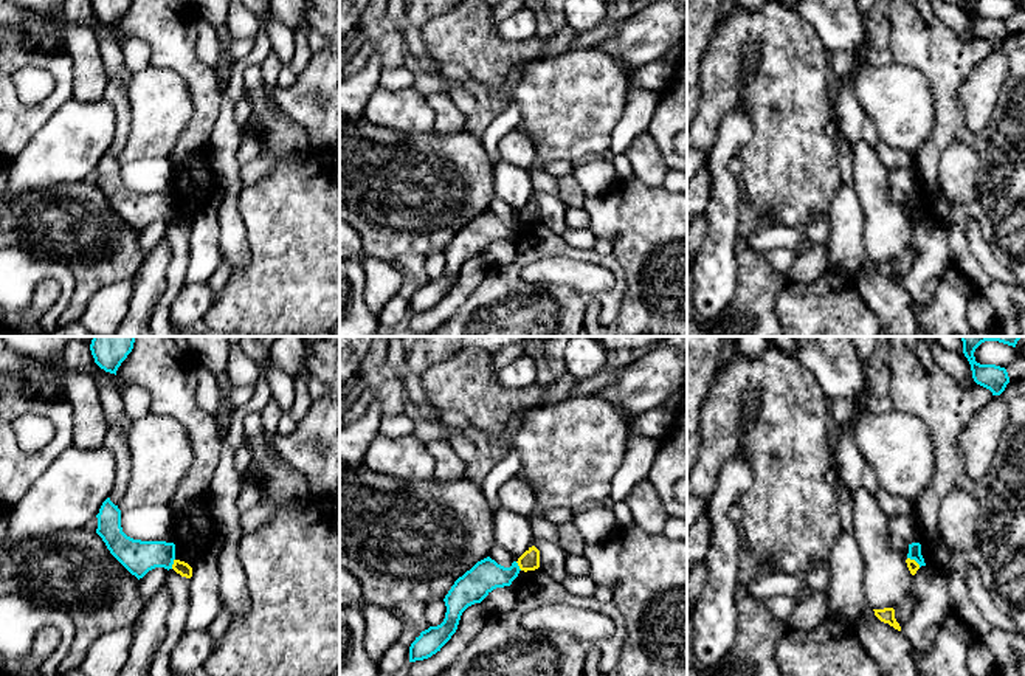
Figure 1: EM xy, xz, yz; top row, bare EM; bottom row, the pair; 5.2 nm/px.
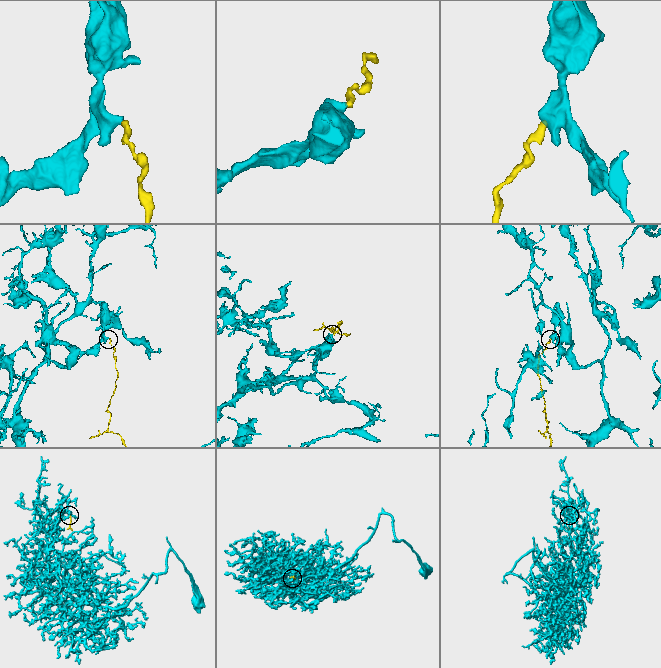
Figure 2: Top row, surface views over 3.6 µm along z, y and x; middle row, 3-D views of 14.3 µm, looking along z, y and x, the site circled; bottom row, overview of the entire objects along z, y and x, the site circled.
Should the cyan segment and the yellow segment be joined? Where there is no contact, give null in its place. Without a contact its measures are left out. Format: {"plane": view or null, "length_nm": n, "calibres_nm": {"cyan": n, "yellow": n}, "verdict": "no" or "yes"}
{"plane": "yz", "length_nm": 90, "calibres_nm": {"cyan": 60, "yellow": 60}, "verdict": "no"}

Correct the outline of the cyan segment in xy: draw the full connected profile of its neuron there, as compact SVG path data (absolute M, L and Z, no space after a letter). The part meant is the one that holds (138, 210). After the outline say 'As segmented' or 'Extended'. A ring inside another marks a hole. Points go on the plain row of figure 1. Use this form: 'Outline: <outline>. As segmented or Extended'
Outline: M110 150L102 155L96 171L96 186L102 191L110 206L138 233L155 220L172 222L175 197L127 189L121 180L121 163Z. As segmented

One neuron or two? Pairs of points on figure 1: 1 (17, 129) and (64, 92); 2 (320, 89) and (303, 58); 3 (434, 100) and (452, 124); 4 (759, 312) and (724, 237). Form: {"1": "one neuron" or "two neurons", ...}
{"1": "one neuron", "2": "two neurons", "3": "one neuron", "4": "two neurons"}

